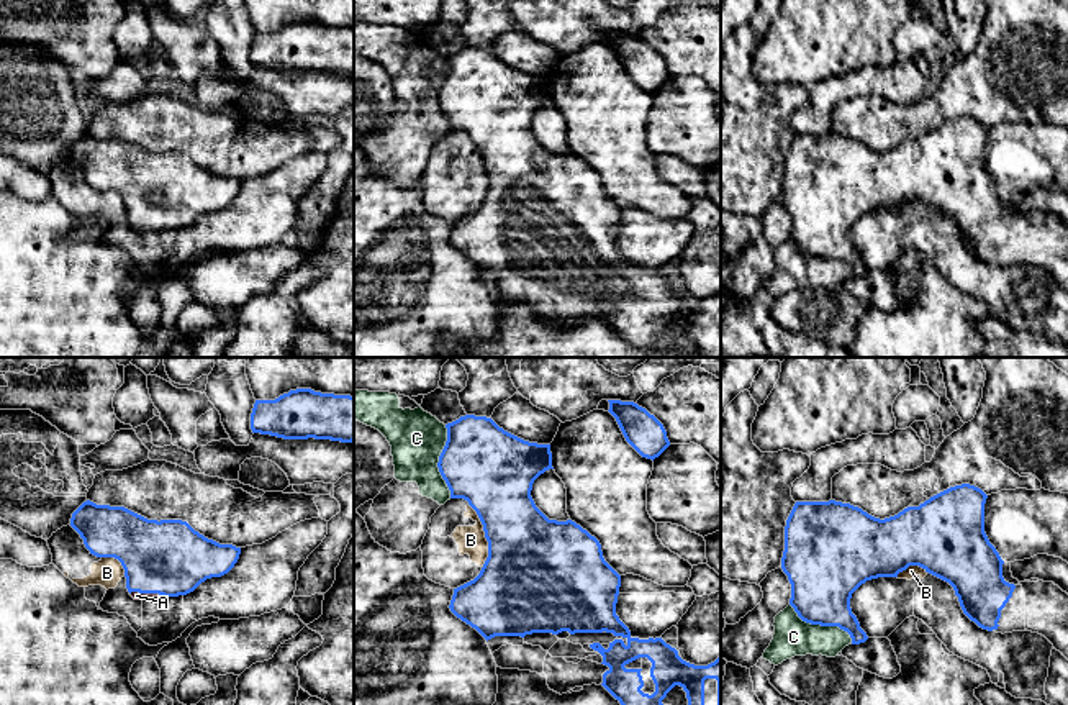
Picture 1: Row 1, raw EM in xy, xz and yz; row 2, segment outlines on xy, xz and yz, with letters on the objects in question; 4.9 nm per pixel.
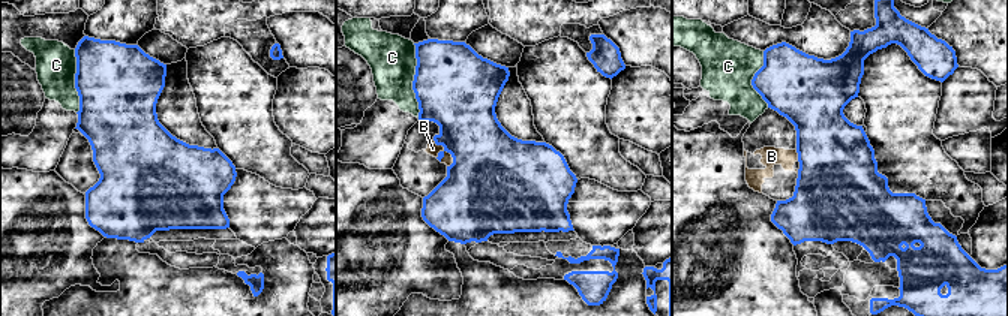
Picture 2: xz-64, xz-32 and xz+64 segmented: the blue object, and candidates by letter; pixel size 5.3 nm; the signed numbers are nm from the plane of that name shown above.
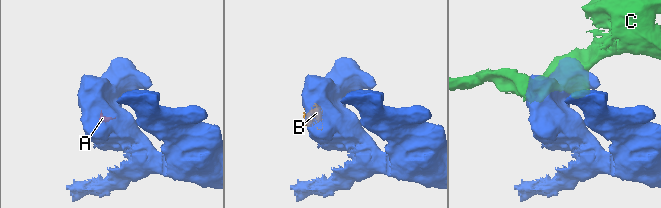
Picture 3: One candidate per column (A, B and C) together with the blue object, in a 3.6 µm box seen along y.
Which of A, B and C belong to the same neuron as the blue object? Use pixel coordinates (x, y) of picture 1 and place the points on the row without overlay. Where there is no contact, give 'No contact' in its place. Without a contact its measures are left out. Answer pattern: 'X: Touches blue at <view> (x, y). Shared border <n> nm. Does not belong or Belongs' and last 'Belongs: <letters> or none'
A: Touches blue at xy (144, 225). Shared border 150 nm. Belongs
B: Touches blue at xz (485, 169). Shared border 320 nm. Does not belong
C: Touches blue at xz (439, 94). Shared border 360 nm. Does not belong
Belongs: A

